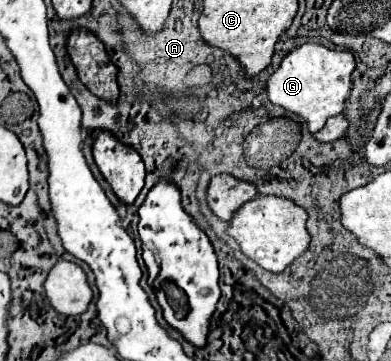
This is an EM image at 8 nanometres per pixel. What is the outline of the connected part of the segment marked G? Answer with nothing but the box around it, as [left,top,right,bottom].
[267,43,355,133]

